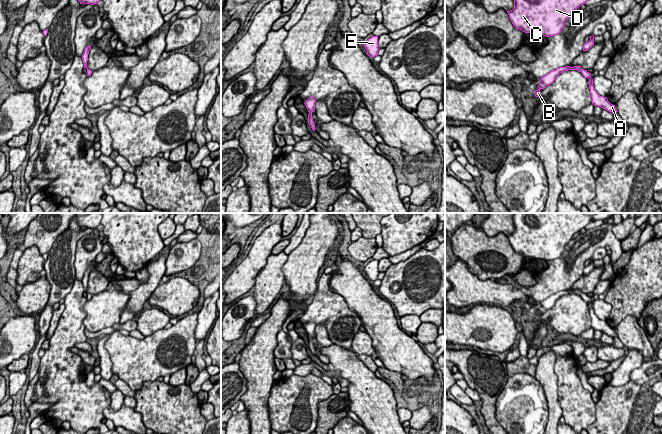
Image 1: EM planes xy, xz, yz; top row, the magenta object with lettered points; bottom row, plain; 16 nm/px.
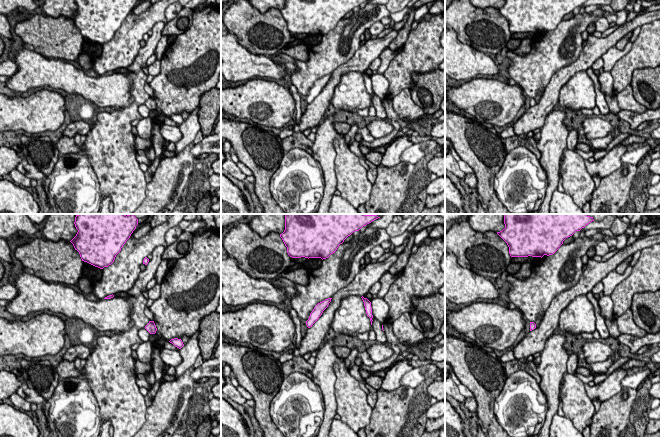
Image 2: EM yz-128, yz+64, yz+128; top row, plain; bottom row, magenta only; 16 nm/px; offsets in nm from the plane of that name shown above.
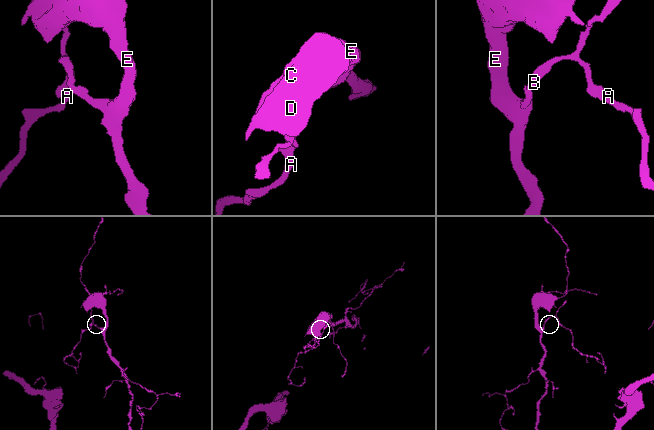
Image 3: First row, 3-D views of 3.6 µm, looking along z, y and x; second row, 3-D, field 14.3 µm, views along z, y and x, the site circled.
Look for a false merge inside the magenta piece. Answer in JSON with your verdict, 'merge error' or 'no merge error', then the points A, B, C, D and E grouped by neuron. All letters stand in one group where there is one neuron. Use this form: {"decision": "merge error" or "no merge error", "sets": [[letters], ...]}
{"decision": "no merge error", "sets": [["A", "B", "C", "D", "E"]]}

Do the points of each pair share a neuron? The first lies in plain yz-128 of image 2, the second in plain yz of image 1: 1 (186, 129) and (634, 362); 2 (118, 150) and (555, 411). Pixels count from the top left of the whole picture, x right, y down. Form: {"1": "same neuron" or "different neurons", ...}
{"1": "same neuron", "2": "different neurons"}

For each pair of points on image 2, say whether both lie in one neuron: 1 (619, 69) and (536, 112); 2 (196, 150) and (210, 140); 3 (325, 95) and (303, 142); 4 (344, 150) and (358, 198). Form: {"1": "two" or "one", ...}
{"1": "two", "2": "one", "3": "two", "4": "one"}

